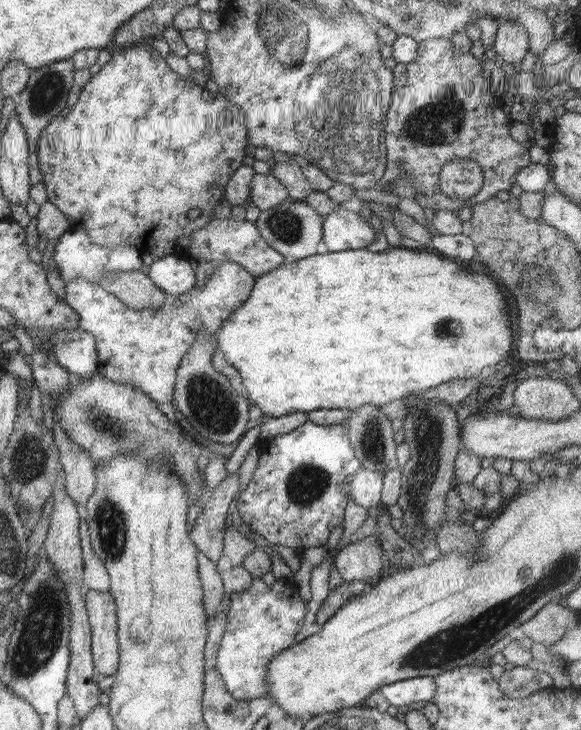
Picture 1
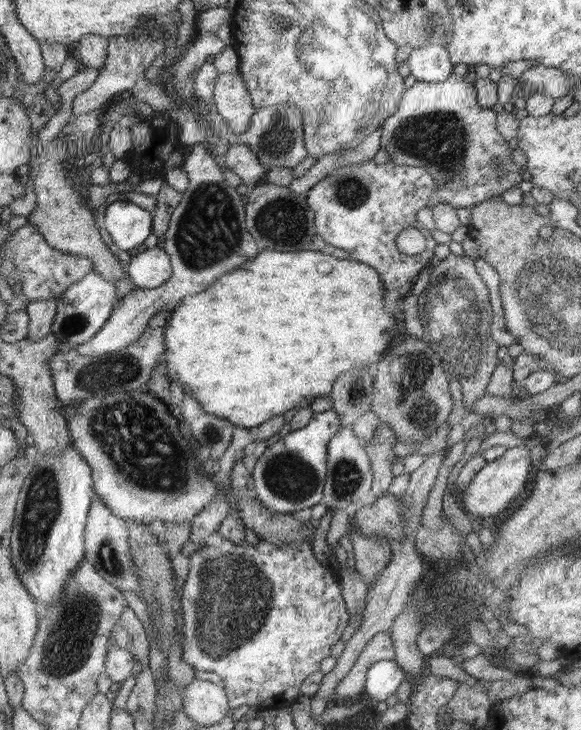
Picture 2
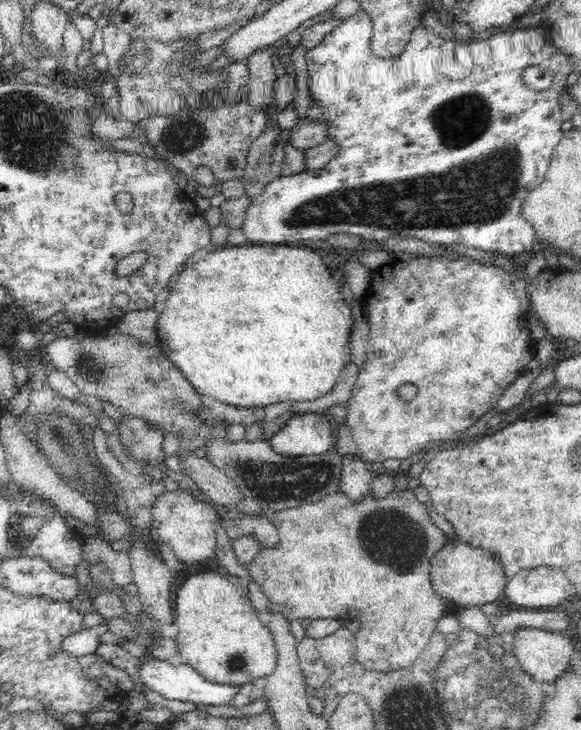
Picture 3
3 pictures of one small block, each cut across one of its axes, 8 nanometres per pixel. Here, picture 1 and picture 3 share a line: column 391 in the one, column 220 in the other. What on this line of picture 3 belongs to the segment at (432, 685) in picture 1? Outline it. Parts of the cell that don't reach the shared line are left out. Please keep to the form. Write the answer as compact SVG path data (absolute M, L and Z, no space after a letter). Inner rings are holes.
M152 657L141 659L138 667L138 678L150 690L158 692L160 696L168 700L182 700L182 702L201 702L203 705L228 704L239 691L241 686L230 686L229 684L216 684L215 681L206 680L191 666L183 663L174 665L167 660L158 660Z

